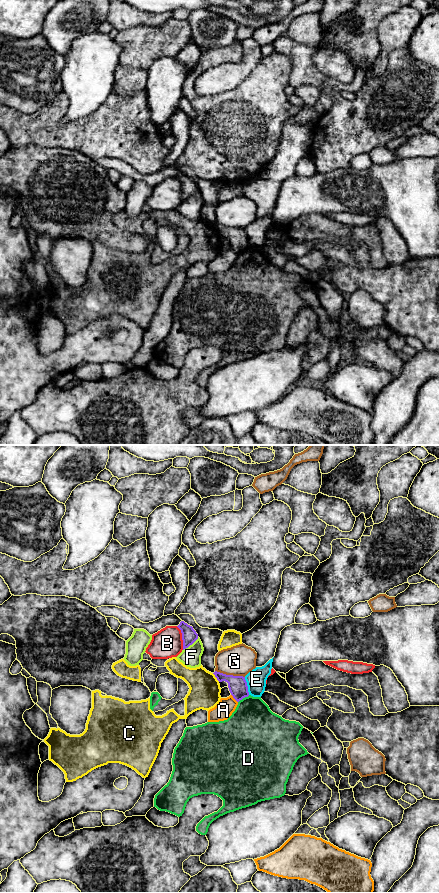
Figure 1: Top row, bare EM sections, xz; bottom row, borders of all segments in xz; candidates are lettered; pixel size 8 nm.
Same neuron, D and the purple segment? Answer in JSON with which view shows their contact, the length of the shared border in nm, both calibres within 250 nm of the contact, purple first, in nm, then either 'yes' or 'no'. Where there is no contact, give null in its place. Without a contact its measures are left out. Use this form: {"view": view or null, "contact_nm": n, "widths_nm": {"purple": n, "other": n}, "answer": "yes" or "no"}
{"view": "xz", "contact_nm": 110, "widths_nm": {"purple": 150, "other": 380}, "answer": "no"}

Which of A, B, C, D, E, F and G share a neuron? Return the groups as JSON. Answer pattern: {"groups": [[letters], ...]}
{"groups": [["A"], ["B"], ["C"], ["D"], ["E"], ["F"], ["G"]]}

